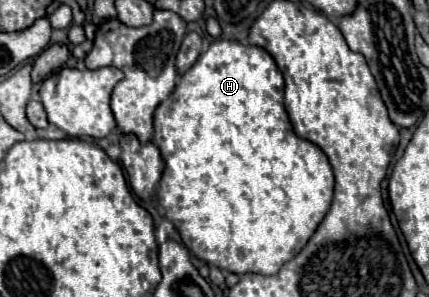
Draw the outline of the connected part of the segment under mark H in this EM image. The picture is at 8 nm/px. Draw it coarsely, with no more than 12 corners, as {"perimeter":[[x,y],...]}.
{"perimeter":[[217,39],[155,111],[185,247],[275,275],[333,199],[283,75]]}

